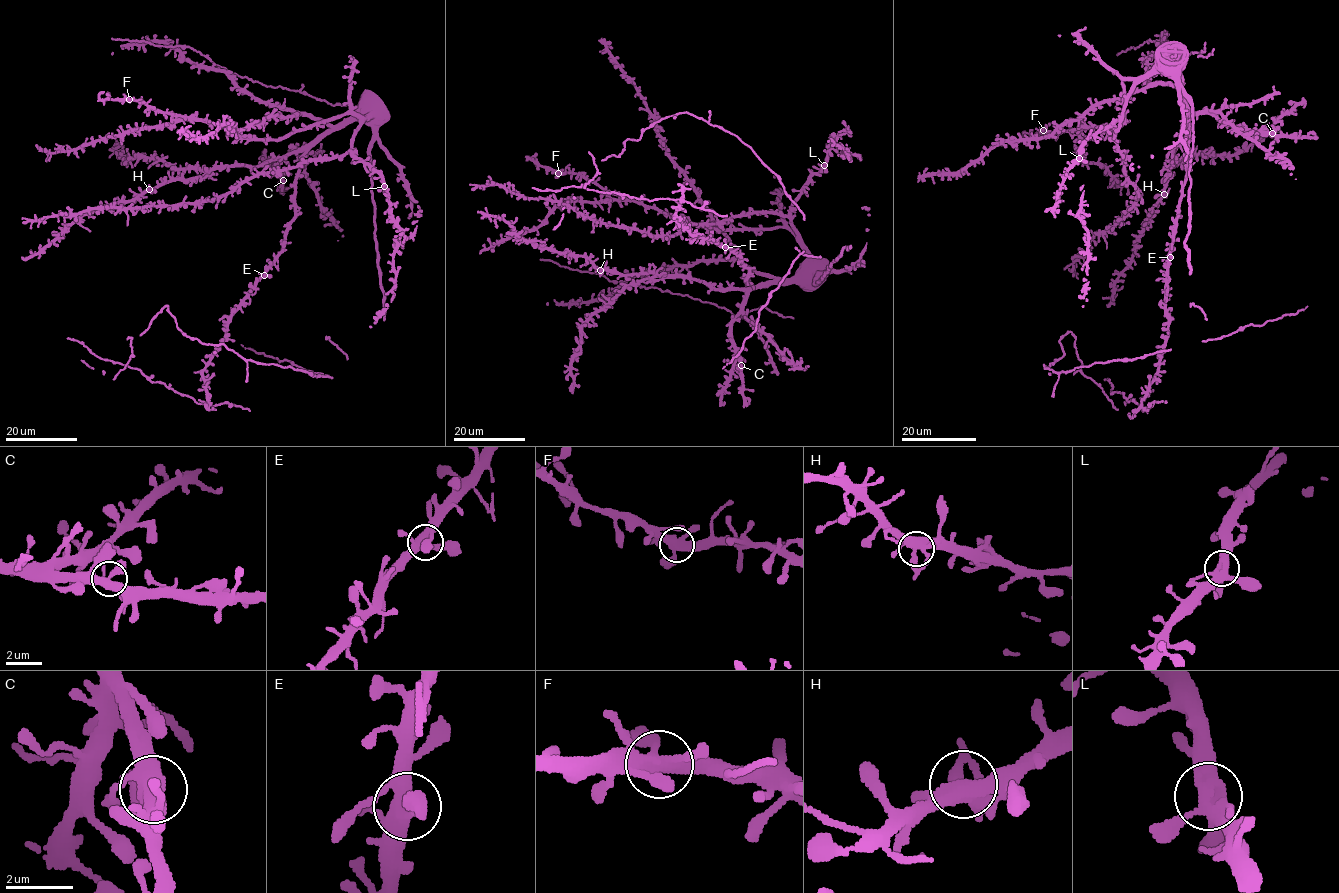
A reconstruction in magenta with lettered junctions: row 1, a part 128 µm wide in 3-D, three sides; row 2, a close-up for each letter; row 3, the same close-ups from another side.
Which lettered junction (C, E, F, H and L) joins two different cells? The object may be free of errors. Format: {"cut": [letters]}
{"cut": []}

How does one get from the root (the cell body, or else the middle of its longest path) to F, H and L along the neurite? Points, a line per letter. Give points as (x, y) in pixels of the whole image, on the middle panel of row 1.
F: (811, 262), (801, 241), (785, 228), (703, 228), (655, 208), (624, 200), (576, 174), (558, 173)
H: (811, 262), (788, 279), (729, 290), (681, 276), (600, 270)
L: (811, 262), (812, 257), (791, 221), (792, 204), (803, 185), (824, 165)

